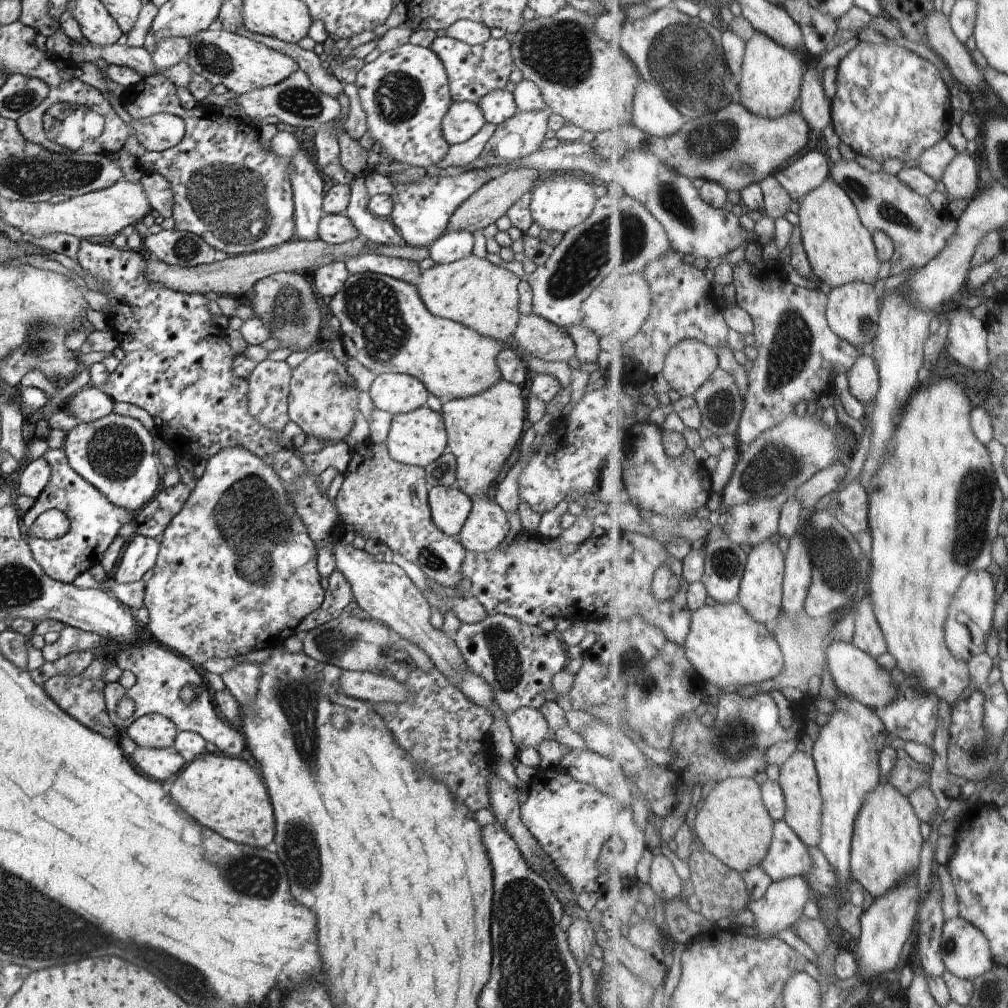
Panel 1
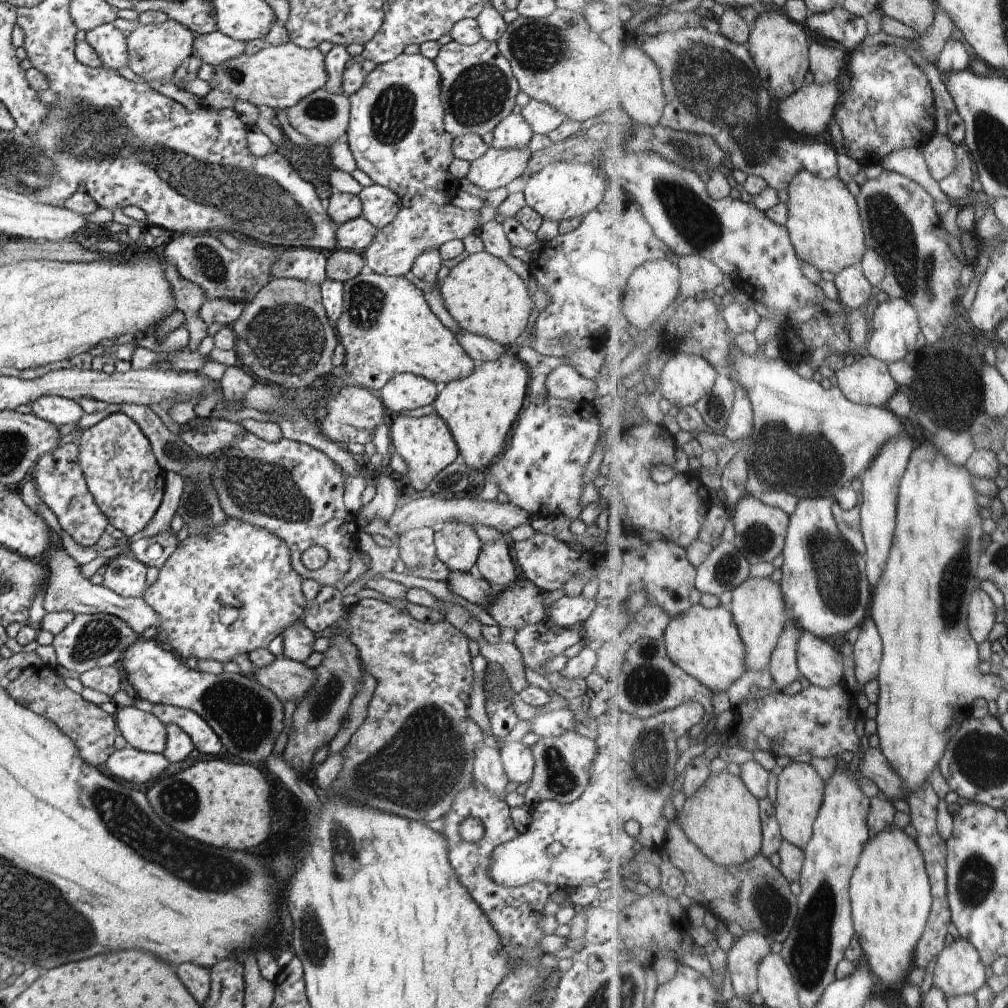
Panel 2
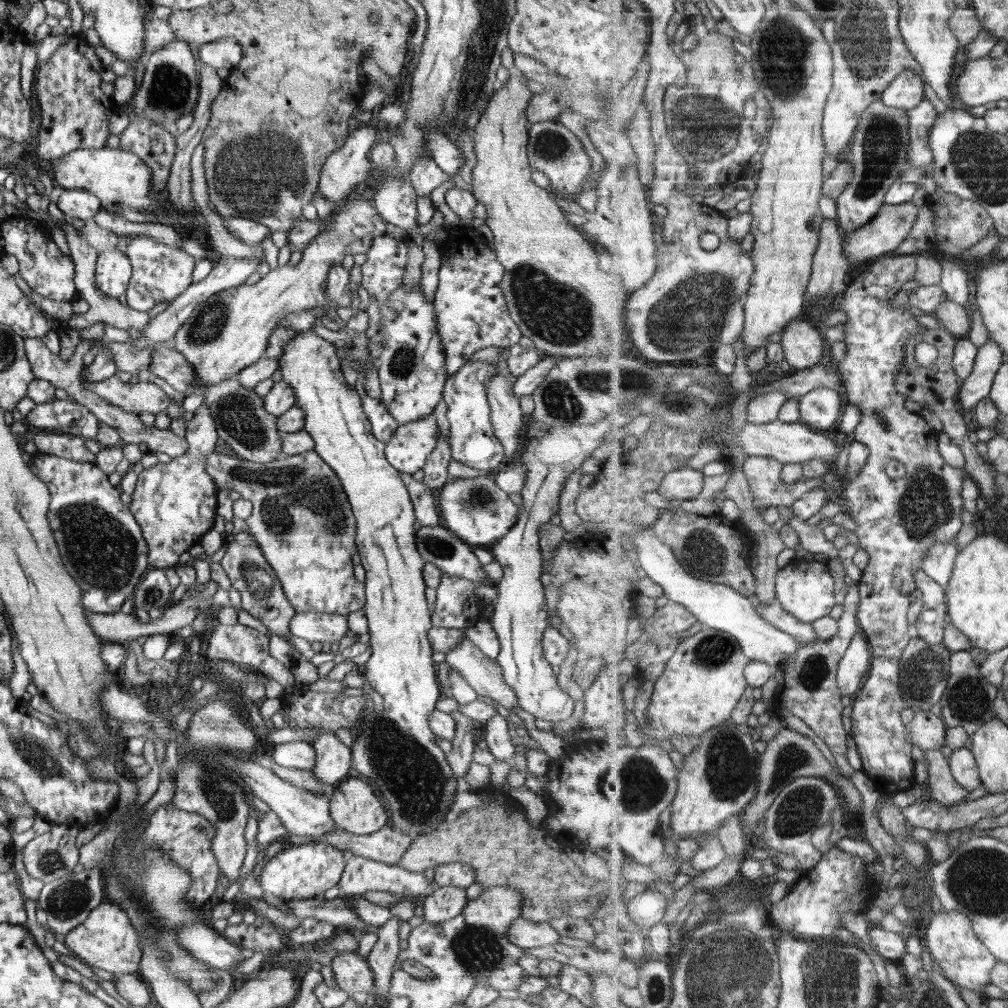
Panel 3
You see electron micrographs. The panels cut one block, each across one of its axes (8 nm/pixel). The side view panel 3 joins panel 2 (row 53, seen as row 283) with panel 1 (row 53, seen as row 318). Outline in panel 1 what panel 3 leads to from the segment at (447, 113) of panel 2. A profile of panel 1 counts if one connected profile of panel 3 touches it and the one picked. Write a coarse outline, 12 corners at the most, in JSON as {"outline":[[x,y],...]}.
{"outline":[[495,33],[479,45],[436,36],[451,98],[478,104],[515,69]]}

